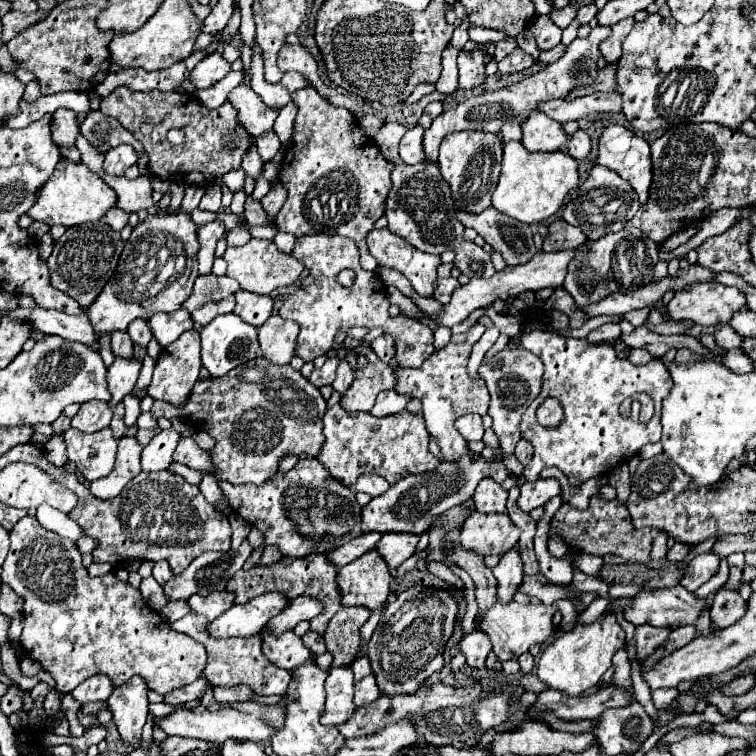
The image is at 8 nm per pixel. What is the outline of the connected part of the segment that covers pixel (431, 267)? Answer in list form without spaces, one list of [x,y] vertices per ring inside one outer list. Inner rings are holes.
[[[387,227],[385,229],[371,229],[367,233],[367,247],[369,253],[377,259],[377,263],[381,267],[389,267],[399,271],[401,275],[405,275],[411,283],[411,287],[421,295],[421,297],[431,297],[435,293],[435,281],[437,281],[437,267],[441,265],[441,257],[439,255],[431,255],[431,253],[423,253],[417,247],[413,247],[407,239],[403,241],[403,237],[391,233]]]

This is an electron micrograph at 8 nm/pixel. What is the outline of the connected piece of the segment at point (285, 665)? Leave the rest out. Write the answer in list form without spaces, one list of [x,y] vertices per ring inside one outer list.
[[[287,631],[279,637],[263,635],[263,653],[269,657],[269,661],[275,661],[275,665],[287,671],[293,671],[315,659],[315,653],[311,653],[303,645],[301,637],[297,637],[293,631]]]

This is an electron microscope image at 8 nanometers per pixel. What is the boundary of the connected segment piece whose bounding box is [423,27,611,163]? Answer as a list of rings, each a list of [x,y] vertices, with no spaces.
[[[595,27],[589,37],[585,39],[575,39],[567,49],[561,59],[555,63],[545,65],[545,69],[533,73],[531,77],[525,77],[517,85],[503,87],[497,91],[485,91],[481,95],[469,97],[467,101],[453,105],[451,109],[443,111],[439,117],[433,119],[431,127],[425,131],[423,137],[423,151],[425,151],[425,163],[435,163],[437,161],[437,149],[439,143],[447,133],[455,131],[467,131],[467,129],[477,129],[477,131],[487,131],[487,133],[499,133],[501,127],[507,121],[517,121],[525,123],[533,111],[539,109],[541,103],[551,101],[551,99],[565,99],[575,87],[591,87],[597,79],[597,59],[601,57],[599,45],[611,35],[611,27]]]

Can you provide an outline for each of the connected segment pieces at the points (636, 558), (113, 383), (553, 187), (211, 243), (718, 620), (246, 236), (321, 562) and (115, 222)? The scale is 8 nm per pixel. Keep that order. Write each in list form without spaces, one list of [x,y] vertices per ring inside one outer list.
[[[593,495],[587,511],[577,511],[571,505],[563,503],[551,523],[551,533],[555,531],[561,531],[565,541],[573,547],[579,547],[583,553],[591,553],[599,557],[605,553],[611,553],[621,557],[623,561],[633,561],[643,565],[649,565],[651,561],[651,543],[653,543],[651,529],[635,529],[631,525],[627,507],[617,499],[605,501],[599,495]]]
[[[115,357],[113,365],[107,369],[107,385],[111,391],[111,399],[107,401],[107,405],[113,409],[127,393],[133,391],[135,381],[139,377],[139,369],[141,363],[137,359],[125,361],[121,357]]]
[[[511,141],[503,147],[503,167],[497,189],[493,193],[493,207],[509,217],[515,217],[517,221],[535,225],[557,215],[567,193],[573,187],[577,187],[577,183],[579,183],[577,161],[569,153],[565,151],[531,153],[521,143]]]
[[[211,221],[203,227],[199,227],[197,237],[199,237],[199,253],[197,253],[197,261],[199,261],[199,273],[201,275],[209,275],[211,273],[211,265],[213,265],[213,253],[215,253],[215,243],[223,237],[225,233],[225,225],[221,221]]]
[[[719,589],[713,597],[713,605],[711,605],[711,619],[715,621],[715,625],[723,625],[729,627],[735,621],[739,621],[747,611],[747,601],[743,601],[743,597],[737,591],[727,591],[727,589]]]
[[[241,225],[241,227],[235,227],[227,233],[227,243],[229,247],[239,247],[239,245],[245,245],[247,241],[251,239],[251,233],[247,229],[247,225]]]
[[[315,553],[315,555],[303,557],[303,559],[281,557],[277,563],[257,565],[255,569],[239,571],[239,573],[235,573],[235,577],[231,577],[231,581],[227,581],[227,591],[231,591],[235,595],[235,603],[247,603],[247,601],[251,601],[263,593],[269,593],[269,591],[279,591],[287,599],[297,597],[297,595],[313,597],[315,601],[323,603],[323,611],[315,619],[311,619],[311,631],[323,635],[329,619],[339,611],[339,607],[343,607],[341,591],[339,591],[339,585],[335,579],[337,579],[337,565],[331,563],[329,557]]]
[[[115,207],[115,209],[111,209],[111,211],[105,215],[105,221],[119,233],[119,231],[127,225],[127,217],[129,217],[129,215],[127,215],[125,211],[121,211],[121,209]]]

